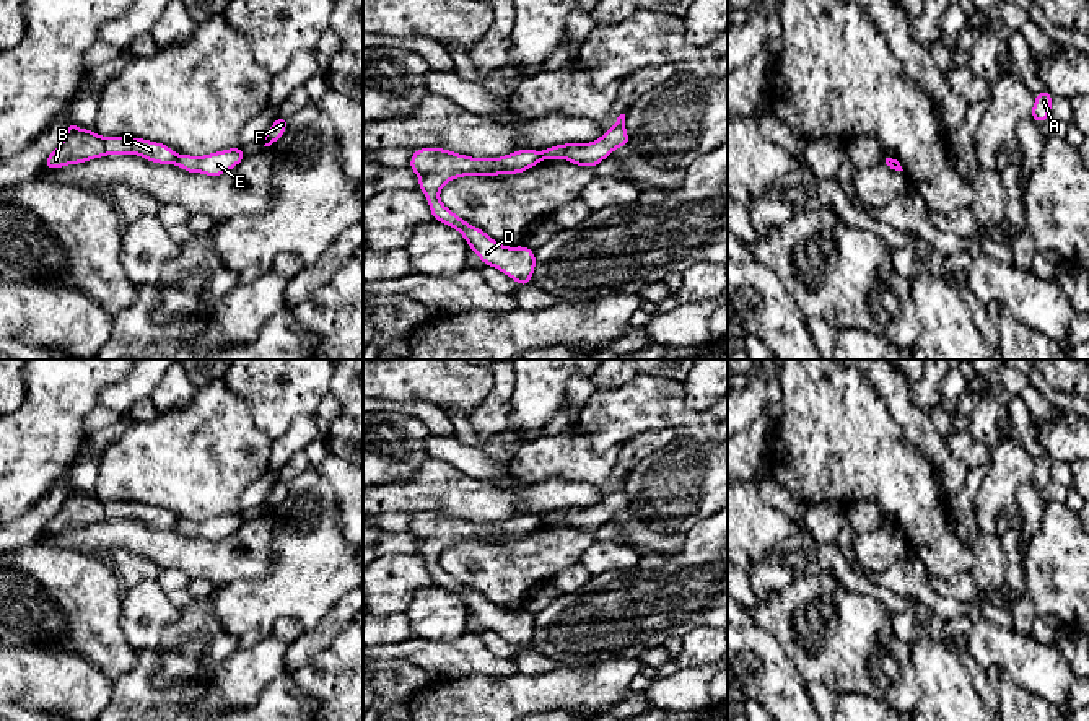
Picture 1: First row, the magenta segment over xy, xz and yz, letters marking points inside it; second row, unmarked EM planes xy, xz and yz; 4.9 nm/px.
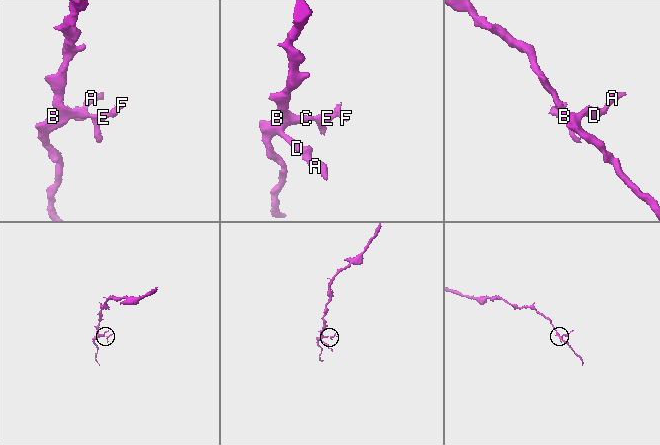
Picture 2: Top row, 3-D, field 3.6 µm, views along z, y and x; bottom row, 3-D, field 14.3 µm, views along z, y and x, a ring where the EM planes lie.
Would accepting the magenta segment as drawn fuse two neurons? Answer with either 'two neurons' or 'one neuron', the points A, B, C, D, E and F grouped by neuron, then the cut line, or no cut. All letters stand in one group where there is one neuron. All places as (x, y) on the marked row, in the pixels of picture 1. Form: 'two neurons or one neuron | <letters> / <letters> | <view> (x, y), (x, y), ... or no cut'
one neuron | A B C D E F | no cut

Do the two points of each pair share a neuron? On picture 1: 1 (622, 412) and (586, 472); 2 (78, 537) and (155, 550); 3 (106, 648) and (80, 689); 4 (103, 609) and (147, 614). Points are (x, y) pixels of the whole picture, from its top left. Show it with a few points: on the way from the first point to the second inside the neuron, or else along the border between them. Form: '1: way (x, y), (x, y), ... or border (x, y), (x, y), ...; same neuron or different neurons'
1: border (575, 422), (594, 451), (606, 451), (619, 445); different neurons
2: way (98, 537), (135, 537); same neuron
3: border (59, 651), (74, 651), (88, 659), (113, 682); different neurons
4: border (124, 589), (121, 629), (124, 640), (132, 648); different neurons

